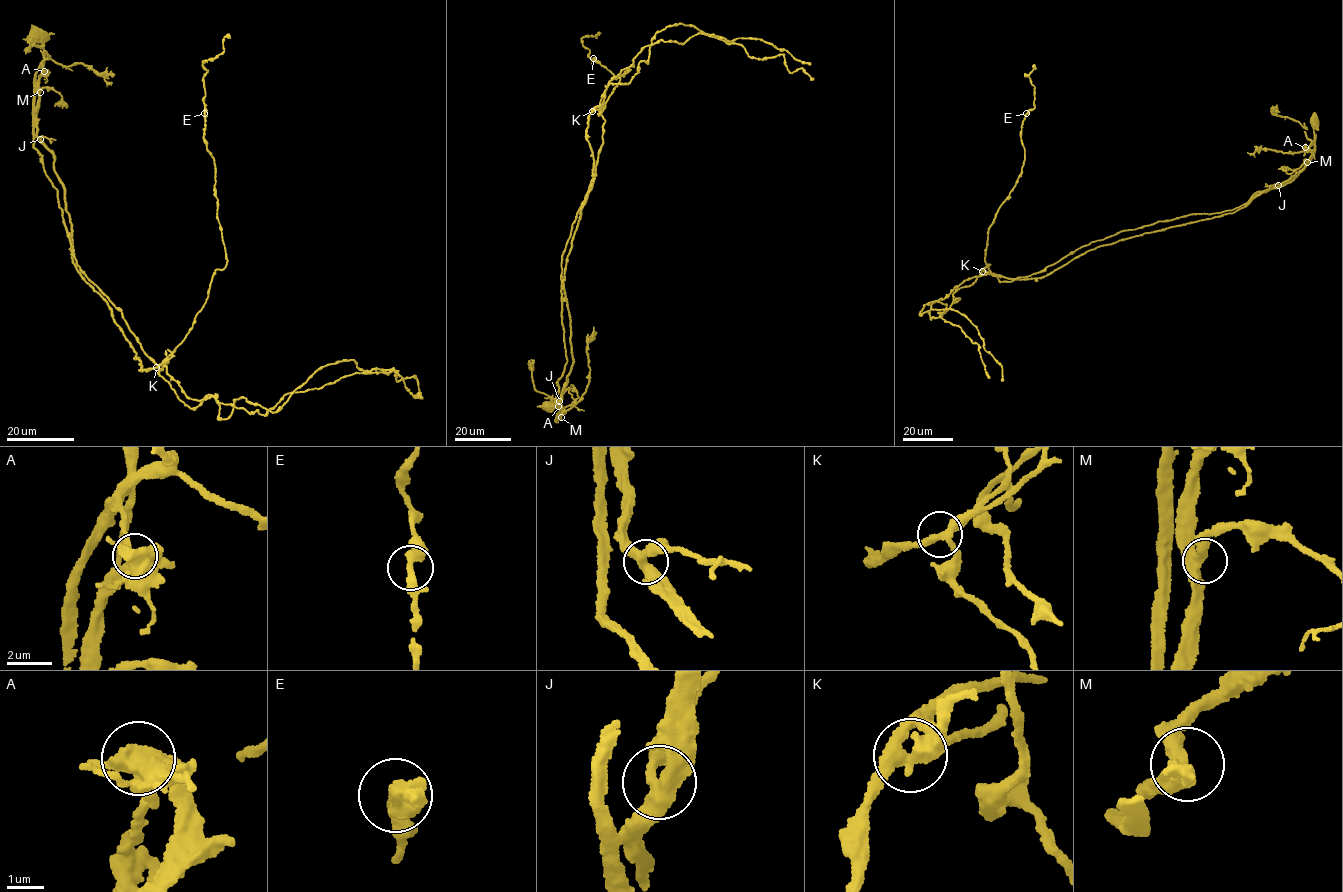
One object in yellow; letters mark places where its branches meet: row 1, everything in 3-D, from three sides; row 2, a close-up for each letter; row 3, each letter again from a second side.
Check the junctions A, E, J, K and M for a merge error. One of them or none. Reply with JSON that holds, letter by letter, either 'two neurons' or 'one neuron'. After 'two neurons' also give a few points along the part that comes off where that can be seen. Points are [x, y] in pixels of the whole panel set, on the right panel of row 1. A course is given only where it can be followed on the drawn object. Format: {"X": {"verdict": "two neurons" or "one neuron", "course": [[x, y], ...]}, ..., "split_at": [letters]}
{"A": {"verdict": "two neurons", "course": [[1305, 147], [1306, 167], [1232, 213], [1035, 278], [981, 271], [945, 312], [925, 304], [965, 315], [1002, 381]]}, "E": {"verdict": "one neuron"}, "J": {"verdict": "one neuron"}, "K": {"verdict": "one neuron"}, "M": {"verdict": "one neuron"}, "split_at": ["A"]}

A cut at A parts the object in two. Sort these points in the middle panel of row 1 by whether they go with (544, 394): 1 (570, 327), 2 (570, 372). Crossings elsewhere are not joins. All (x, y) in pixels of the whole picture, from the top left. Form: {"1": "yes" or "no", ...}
{"1": "no", "2": "no"}

